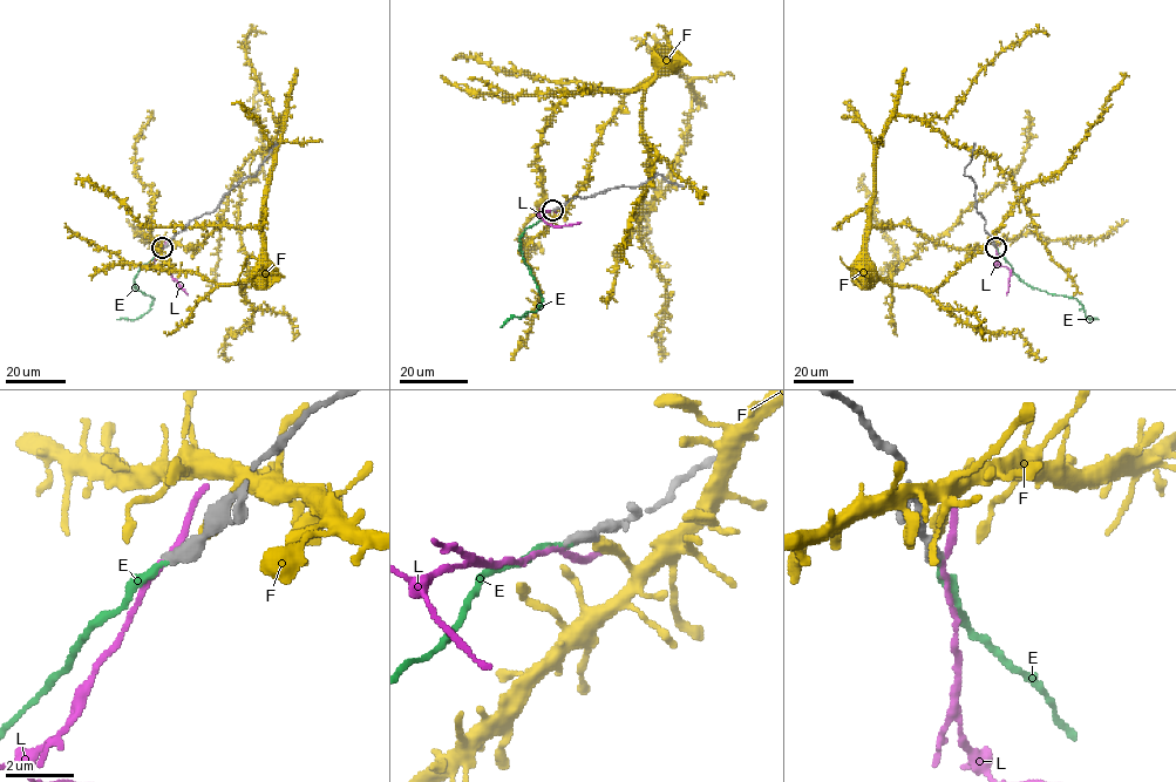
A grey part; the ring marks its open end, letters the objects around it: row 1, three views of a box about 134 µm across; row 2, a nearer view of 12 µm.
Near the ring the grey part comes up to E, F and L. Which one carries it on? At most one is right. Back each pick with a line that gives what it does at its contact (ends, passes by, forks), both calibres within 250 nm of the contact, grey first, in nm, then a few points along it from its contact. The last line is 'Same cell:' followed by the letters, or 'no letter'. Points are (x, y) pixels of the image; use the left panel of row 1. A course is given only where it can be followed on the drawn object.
E: It ends there. Thickness 400 nm (grey) against 170 nm
Same cell: E

